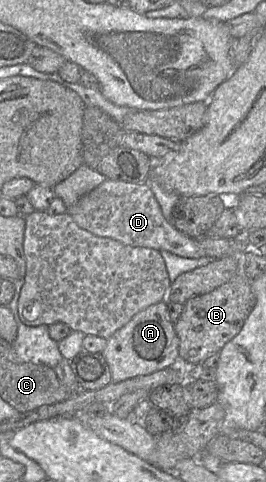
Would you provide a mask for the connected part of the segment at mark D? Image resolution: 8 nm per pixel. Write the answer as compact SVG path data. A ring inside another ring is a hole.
M106 179L67 211L76 224L92 234L134 247L169 251L185 258L202 257L199 239L190 238L165 219L149 183L135 184Z

